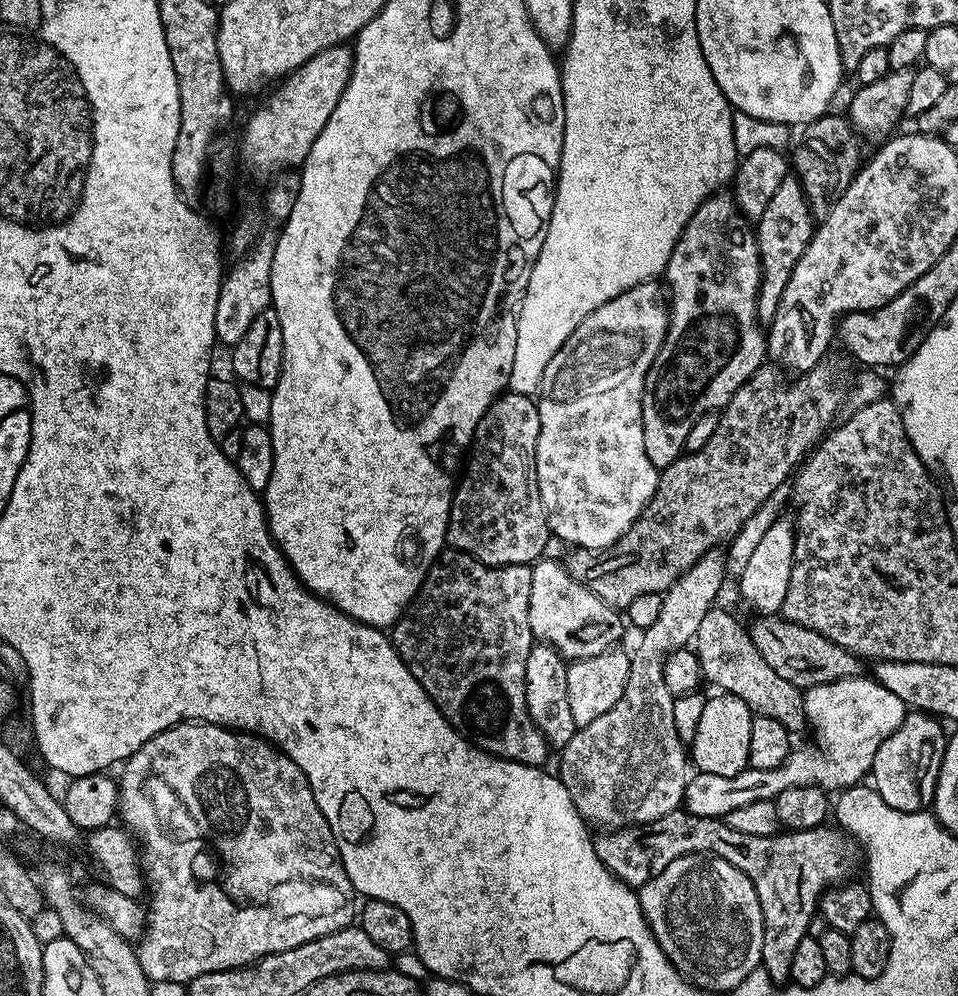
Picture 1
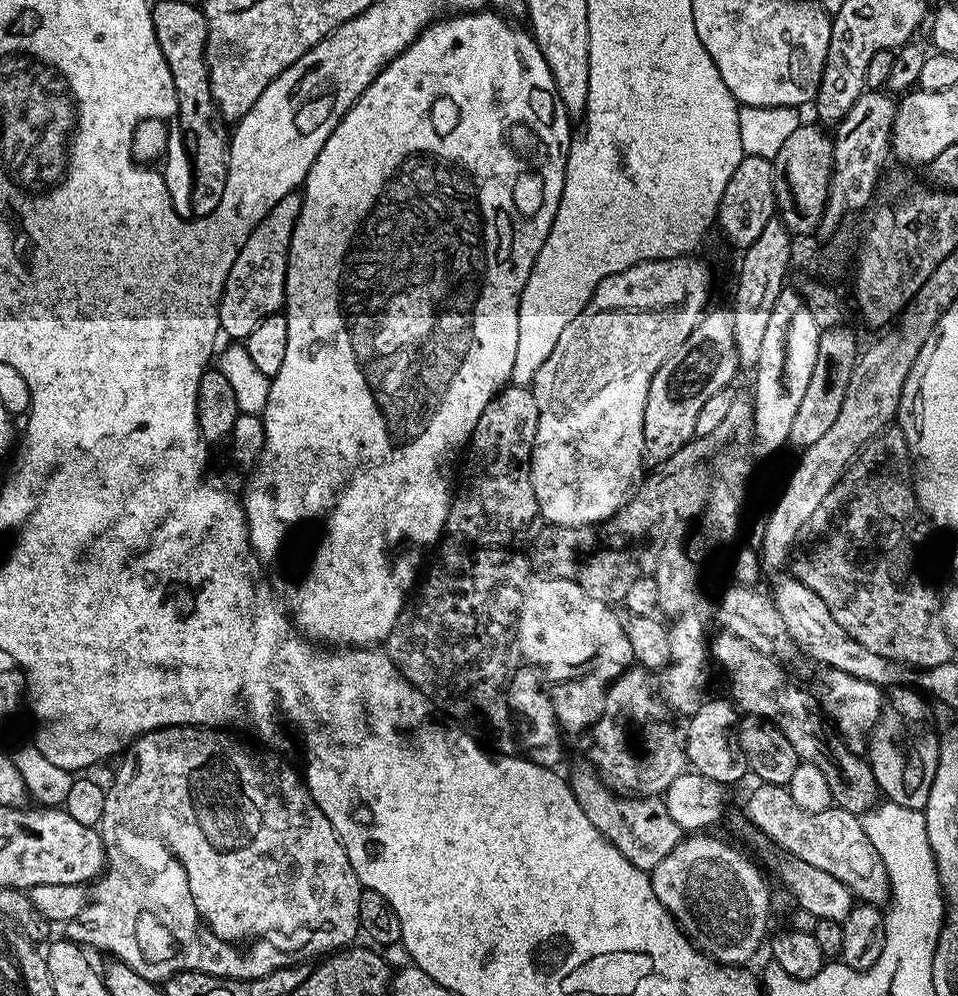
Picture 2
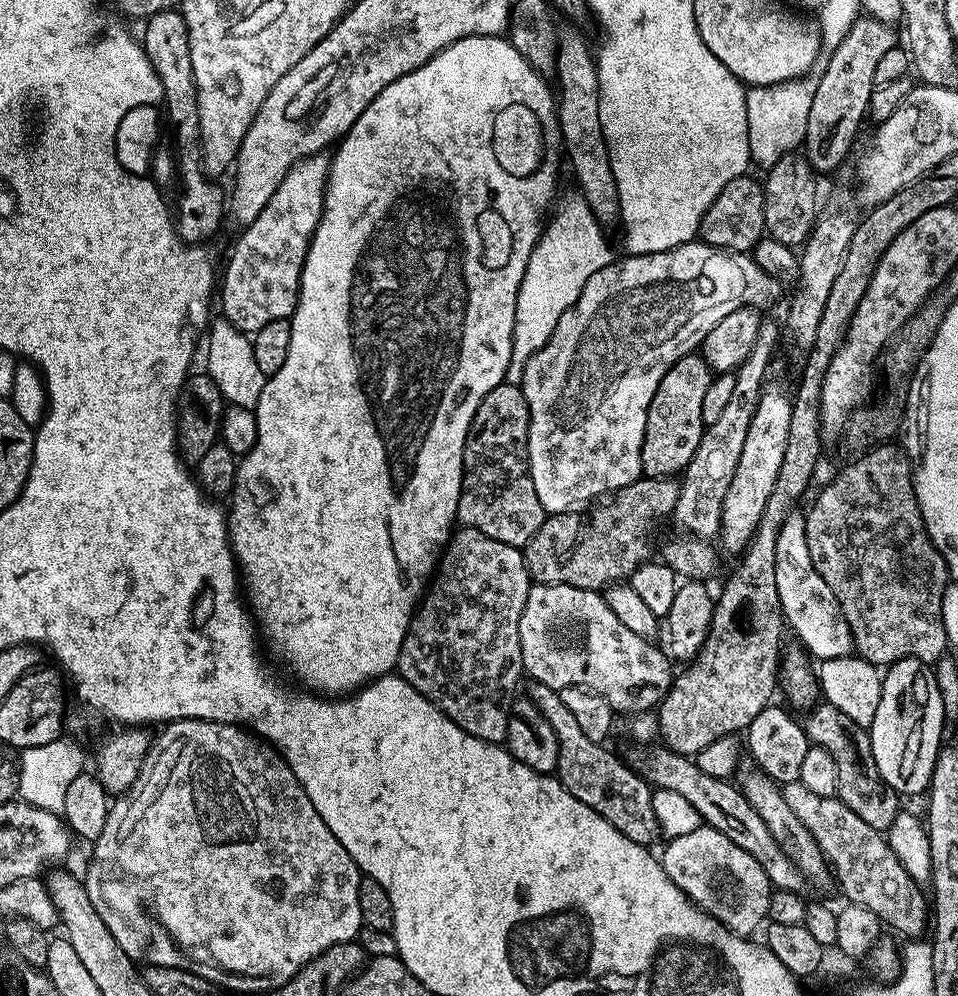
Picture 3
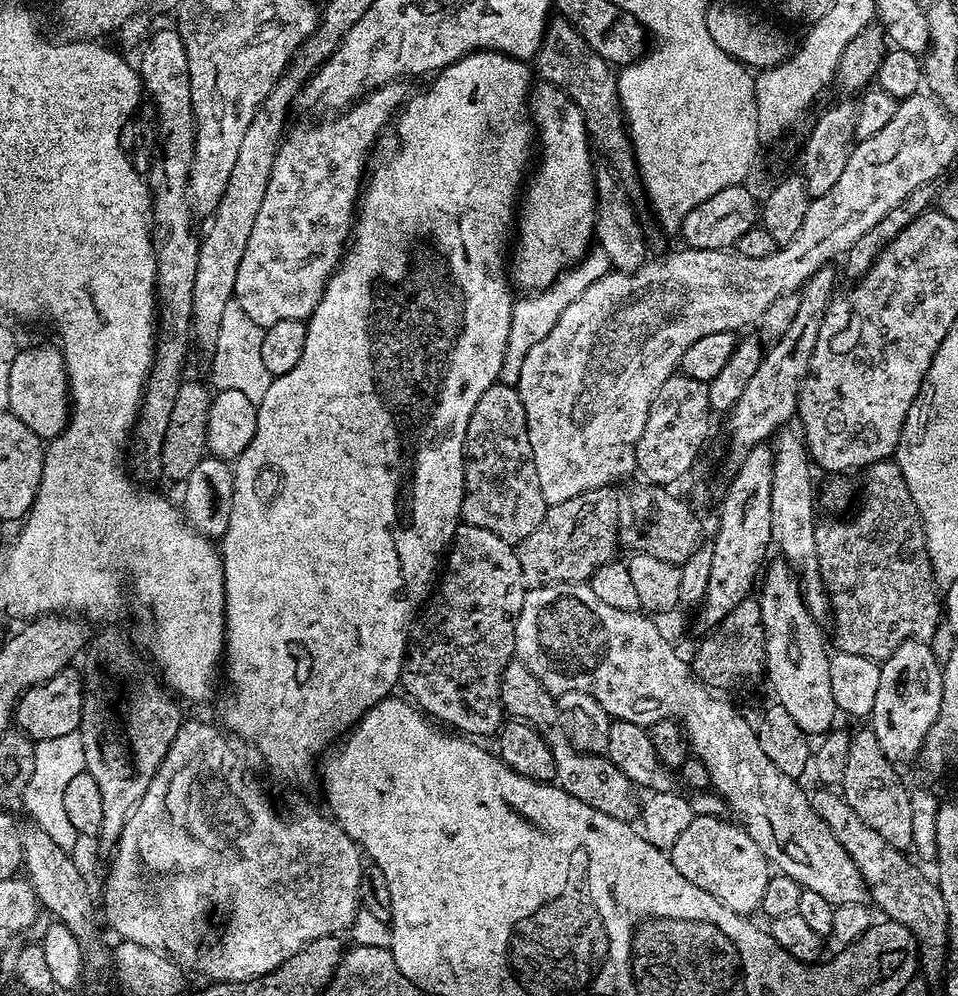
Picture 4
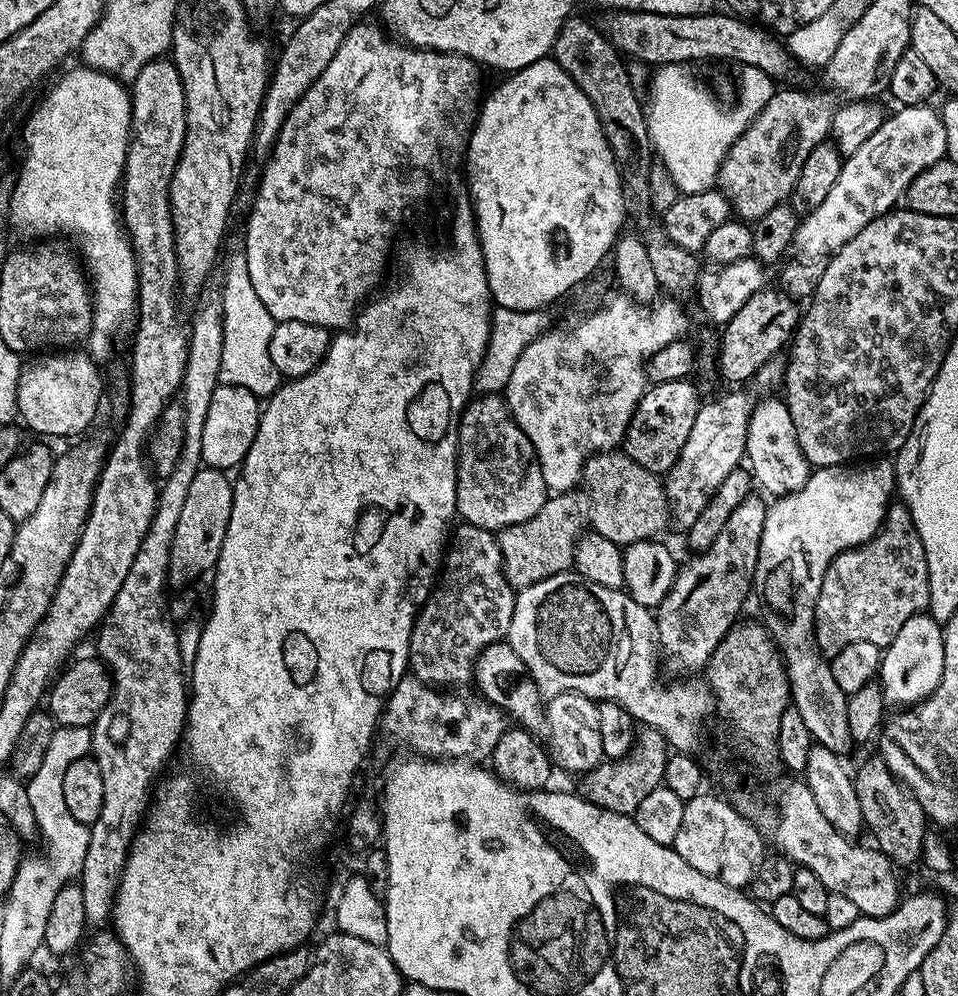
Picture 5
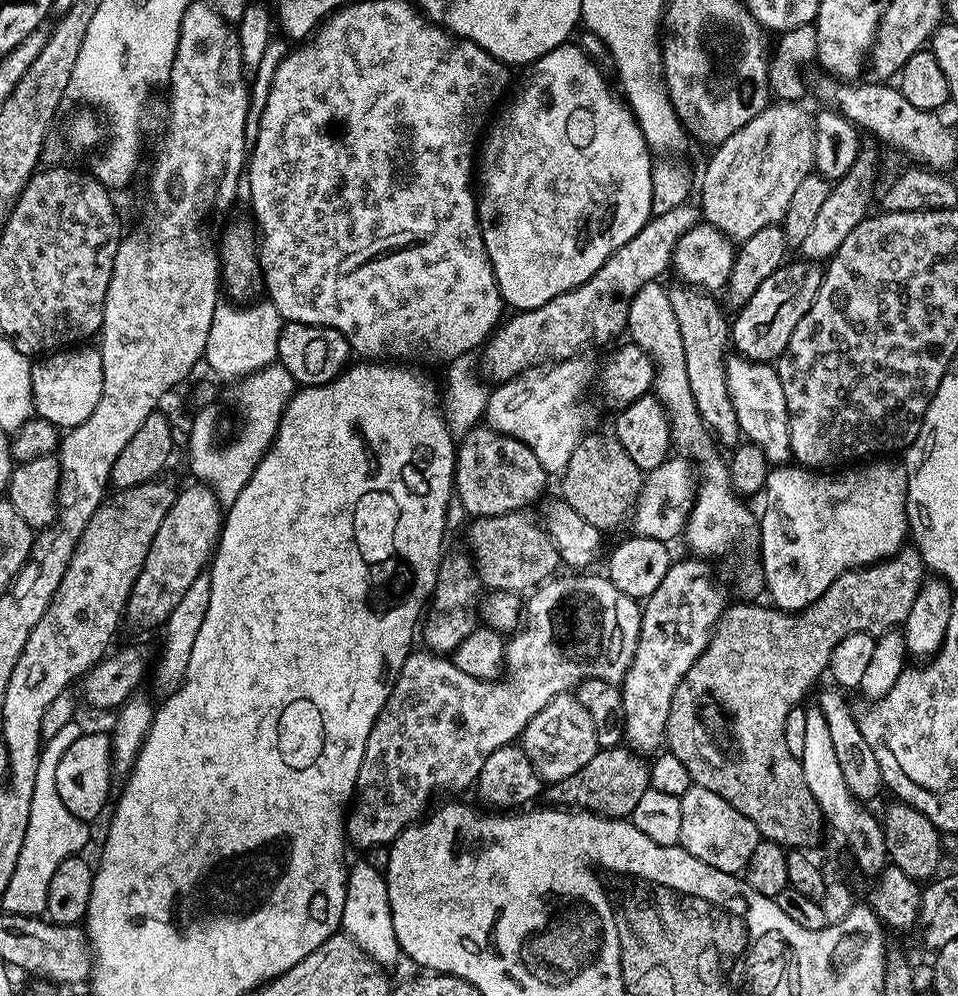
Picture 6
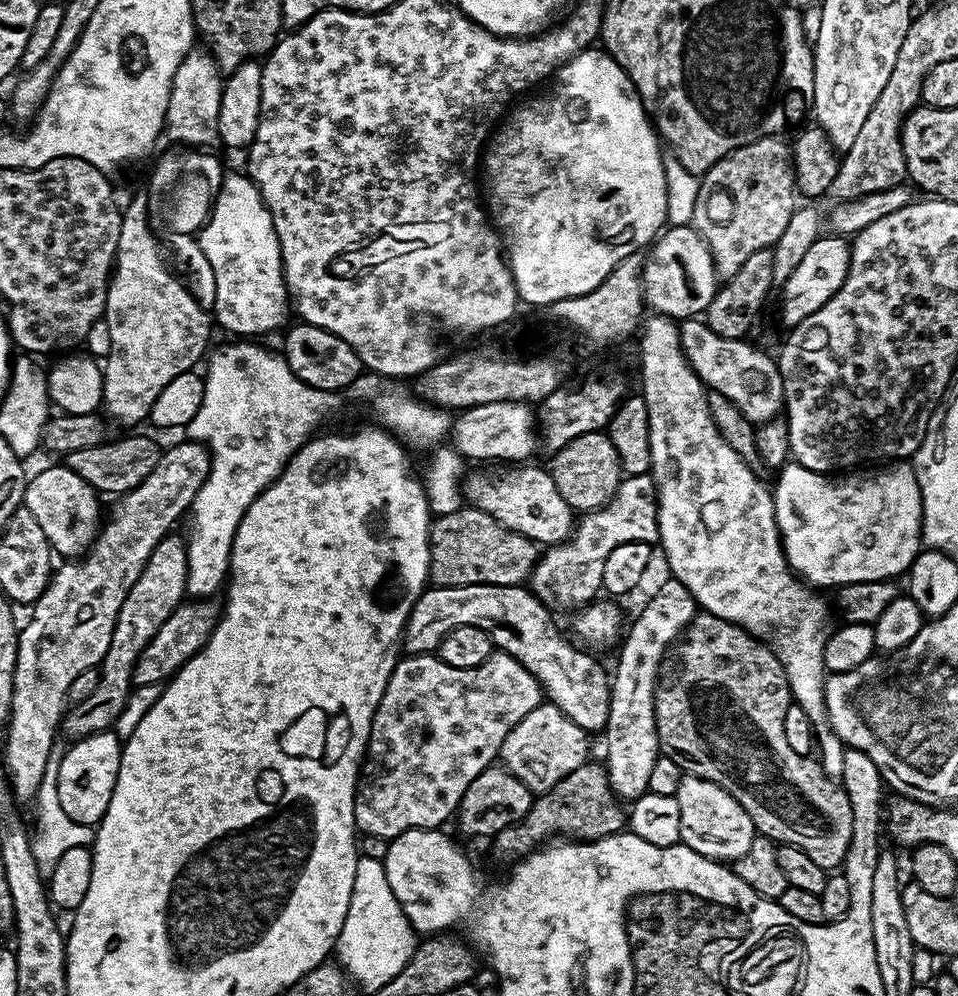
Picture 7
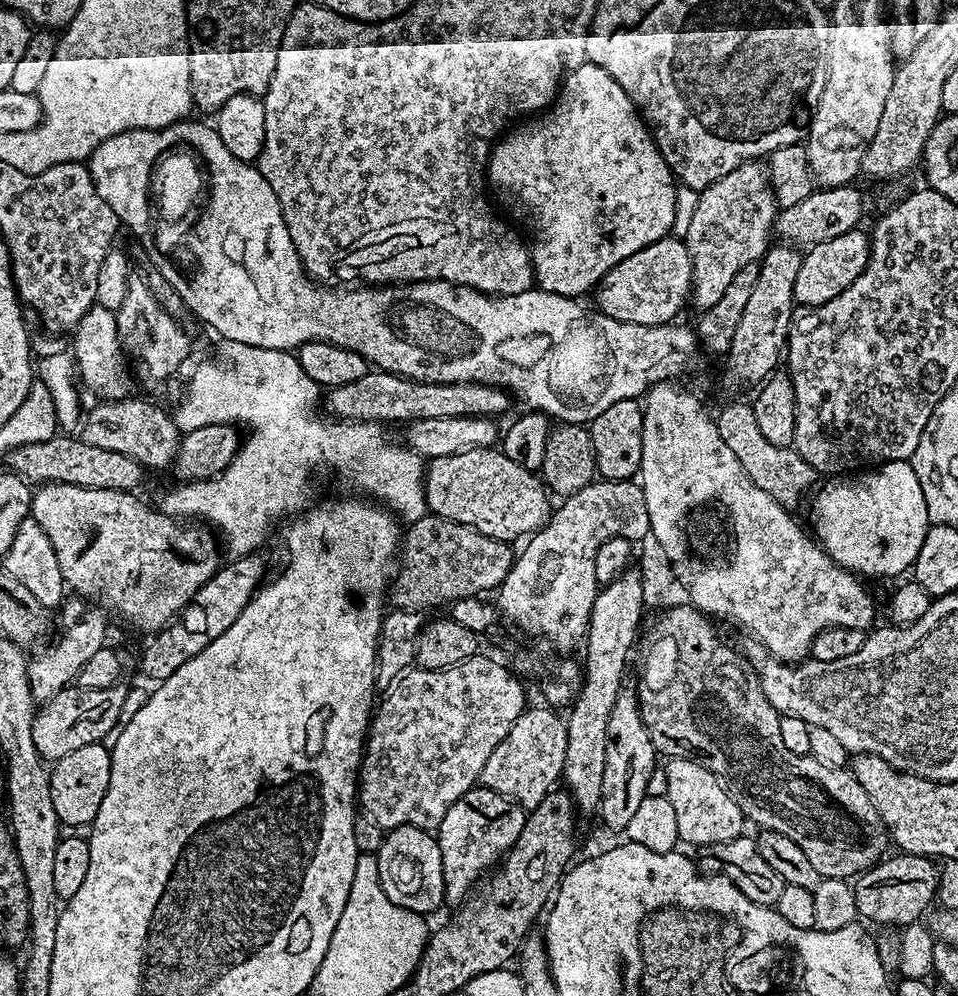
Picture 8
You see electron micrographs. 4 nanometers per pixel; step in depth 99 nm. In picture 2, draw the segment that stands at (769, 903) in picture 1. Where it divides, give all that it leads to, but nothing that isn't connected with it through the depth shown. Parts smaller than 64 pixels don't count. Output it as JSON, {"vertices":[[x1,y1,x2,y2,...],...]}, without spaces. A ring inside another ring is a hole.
{"vertices":[[591,766,578,769,573,776,570,776,570,783,578,806,582,806,582,814,586,814,586,818,590,818,590,822,594,822,596,829,600,831,631,864,638,866,643,872,651,873,652,869,658,866,658,862,662,862,662,858,666,858,666,854,670,854,670,850,674,850,674,846,680,843,682,839,680,827,678,826,678,822,674,822,674,818,670,818,670,814,666,814,666,806,664,805,663,799,621,798,609,785,604,783,600,773]]}

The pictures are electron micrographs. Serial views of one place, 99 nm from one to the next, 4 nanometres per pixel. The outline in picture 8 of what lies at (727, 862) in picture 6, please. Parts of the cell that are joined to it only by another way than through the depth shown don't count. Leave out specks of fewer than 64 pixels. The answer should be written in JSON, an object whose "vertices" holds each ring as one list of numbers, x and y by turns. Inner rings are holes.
{"vertices":[[672,758,666,764,668,801,674,806,678,818,678,834,683,843,721,844,736,840,745,831,744,811,736,805,736,798,722,783,720,777,706,770,698,762,683,758]]}

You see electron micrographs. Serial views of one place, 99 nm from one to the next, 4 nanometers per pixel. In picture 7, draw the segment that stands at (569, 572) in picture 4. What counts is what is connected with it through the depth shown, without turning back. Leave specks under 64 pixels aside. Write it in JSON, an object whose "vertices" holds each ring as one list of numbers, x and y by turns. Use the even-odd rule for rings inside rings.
{"vertices":[[461,506,454,514,437,516,432,521,430,538,431,583,438,588,475,584,523,585,542,552,536,541,502,527,490,514,471,506]]}

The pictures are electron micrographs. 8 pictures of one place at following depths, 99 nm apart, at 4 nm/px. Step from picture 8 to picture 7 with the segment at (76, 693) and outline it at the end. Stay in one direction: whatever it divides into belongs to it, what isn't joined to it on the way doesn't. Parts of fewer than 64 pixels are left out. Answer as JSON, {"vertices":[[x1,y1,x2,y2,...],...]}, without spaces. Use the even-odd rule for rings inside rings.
{"vertices":[[169,534,160,540,158,546,154,548,154,553,147,560,146,567,143,568,142,574,138,580,130,588,130,593,126,596,126,600,122,604,122,609,118,612,118,619,114,626,114,633,111,634,109,649,104,655,100,663,100,684,96,688,94,694,73,705,64,715,61,721,61,729,64,734,68,734,69,739,76,740,90,733,107,731,114,723,121,711,125,708,128,701,128,695,133,687,132,676,134,666,137,664,138,658,142,654,142,650,150,642,150,638,158,632,158,629,170,614,183,603,186,596,185,584,188,581,188,554,187,545,176,534]]}

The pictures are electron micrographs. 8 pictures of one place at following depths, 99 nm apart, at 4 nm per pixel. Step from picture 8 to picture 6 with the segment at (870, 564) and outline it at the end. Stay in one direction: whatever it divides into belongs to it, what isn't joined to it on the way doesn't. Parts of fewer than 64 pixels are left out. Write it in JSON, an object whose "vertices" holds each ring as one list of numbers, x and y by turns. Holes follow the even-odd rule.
{"vertices":[[876,458,859,466,845,467,835,473,837,476,801,466,776,466,769,471,763,497,764,513,761,511,758,516,758,559,763,587,766,592,768,588,771,603,781,612,800,612,808,608,842,573,887,560,905,547,910,536,906,514,908,479,903,463,896,461,895,464,894,460]]}

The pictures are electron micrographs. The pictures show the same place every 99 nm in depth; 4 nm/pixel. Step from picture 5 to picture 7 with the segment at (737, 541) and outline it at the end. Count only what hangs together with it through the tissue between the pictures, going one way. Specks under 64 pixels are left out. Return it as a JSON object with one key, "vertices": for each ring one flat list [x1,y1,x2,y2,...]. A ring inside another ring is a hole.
{"vertices":[[671,578,665,580,665,584,645,602,636,621,629,628,627,625,618,648,620,657,616,660,616,672,614,668,610,676,610,714,602,739,608,751,608,781,624,802,634,801,648,791,650,770,662,754,656,729,656,689,661,675,660,663,698,615,698,605,690,590,686,590,682,582]]}

